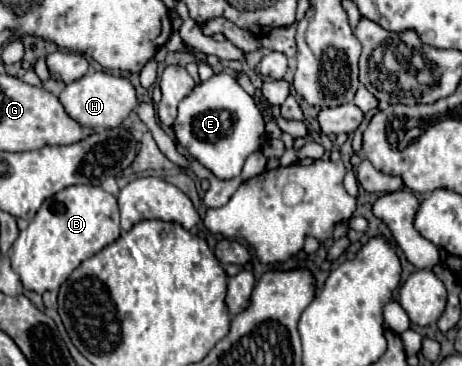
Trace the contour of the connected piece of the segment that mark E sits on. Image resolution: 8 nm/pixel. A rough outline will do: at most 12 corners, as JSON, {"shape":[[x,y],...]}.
{"shape":[[229,73],[185,95],[177,141],[233,179],[265,123]]}

